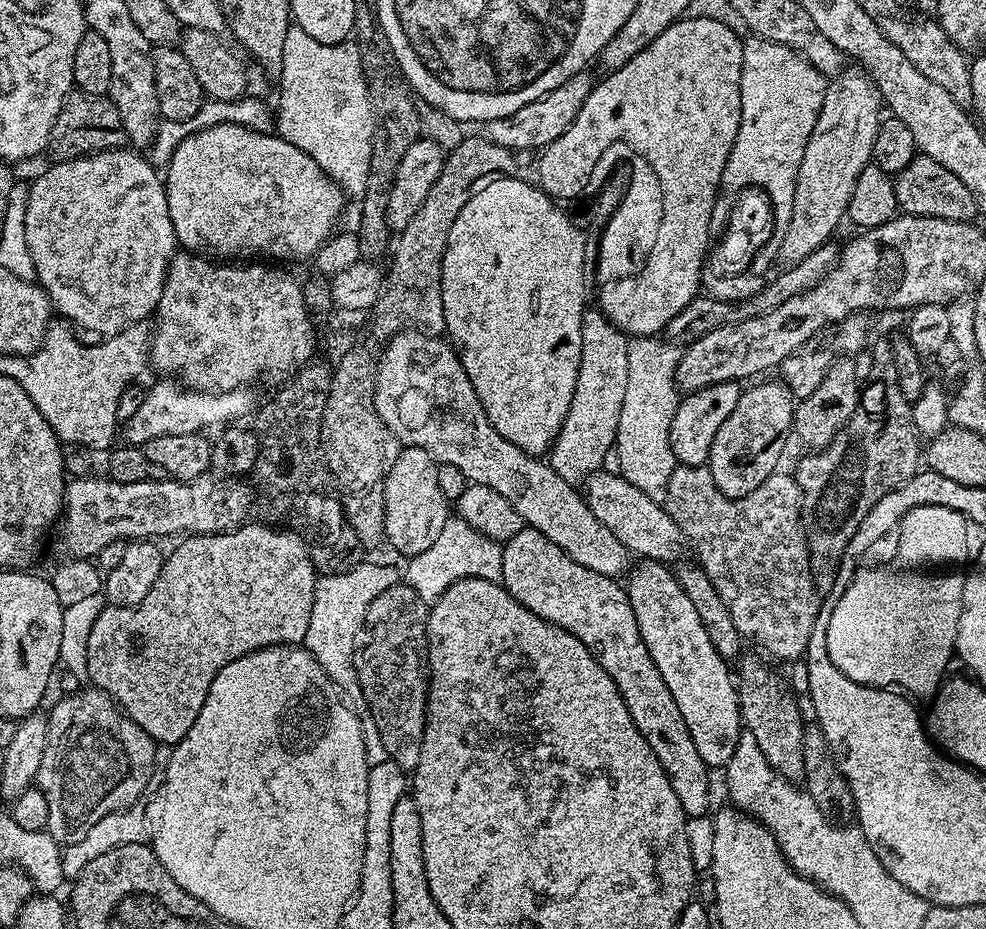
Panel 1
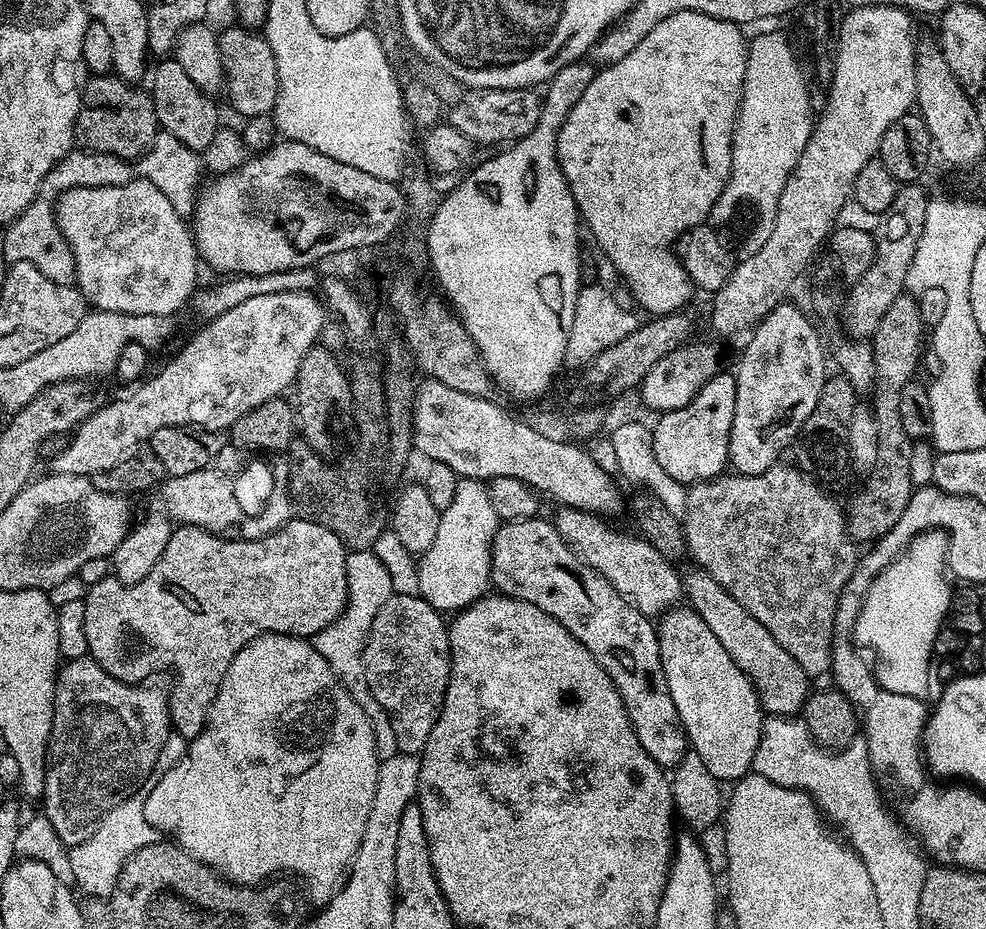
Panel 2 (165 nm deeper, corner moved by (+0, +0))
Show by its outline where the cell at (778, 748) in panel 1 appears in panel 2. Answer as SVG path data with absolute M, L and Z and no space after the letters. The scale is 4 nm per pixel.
M695 570L682 580L682 592L690 608L701 616L723 650L730 656L739 671L752 684L757 702L769 717L792 718L804 707L810 695L809 677L796 664L778 642L771 637L756 618L745 610L733 596L703 570Z

